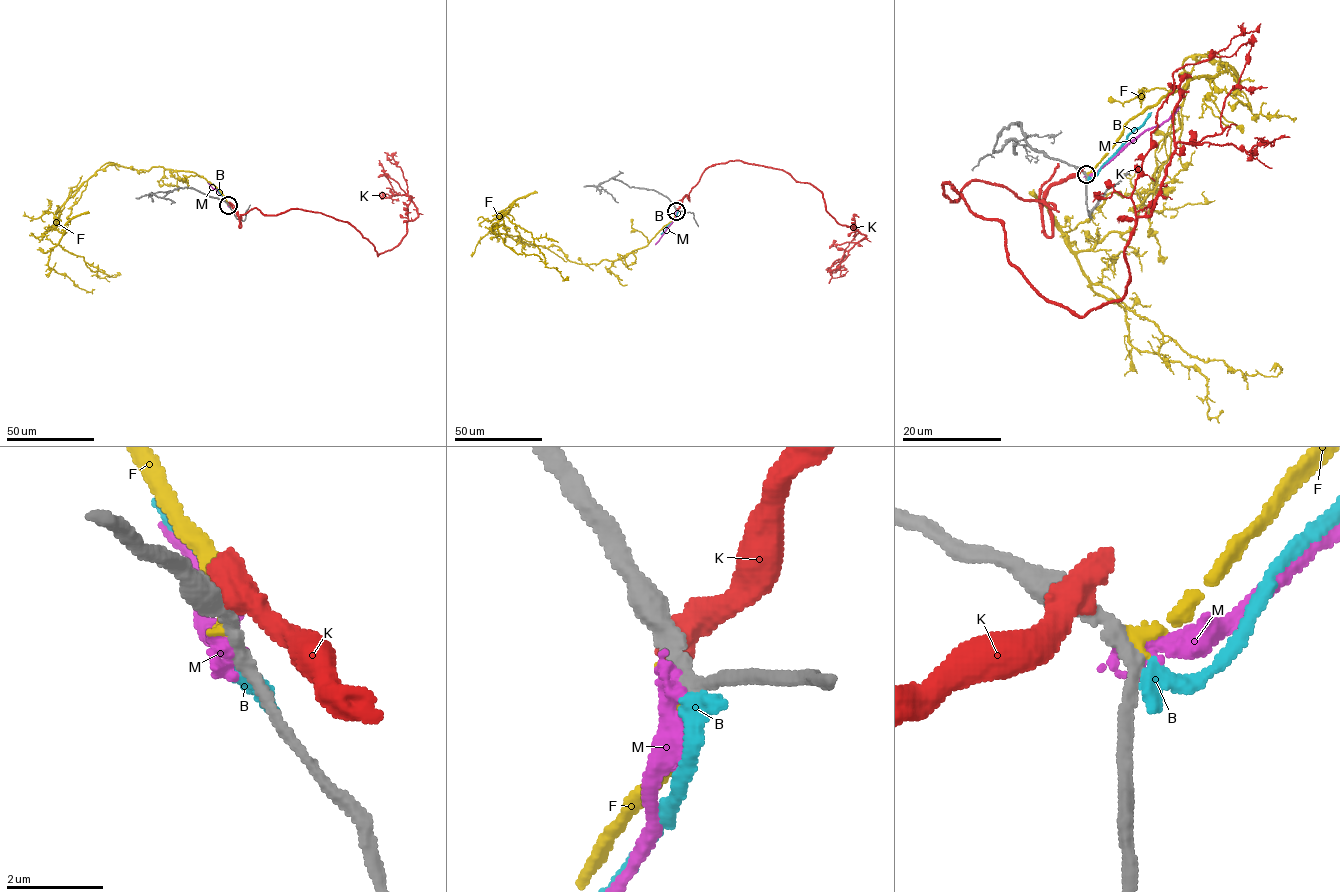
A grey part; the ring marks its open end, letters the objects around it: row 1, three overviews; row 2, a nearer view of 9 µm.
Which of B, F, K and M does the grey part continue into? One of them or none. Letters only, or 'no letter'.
F

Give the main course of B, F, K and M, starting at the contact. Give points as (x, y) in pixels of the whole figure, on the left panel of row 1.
B: (229, 207), (213, 183)
F: (229, 205), (193, 172), (98, 170), (57, 207), (54, 229), (63, 233), (57, 244), (100, 278), (119, 275)
K: (228, 204), (239, 227), (254, 208), (347, 221), (378, 255), (418, 216), (407, 194), (383, 194), (400, 193)
M: (229, 206), (207, 182)

